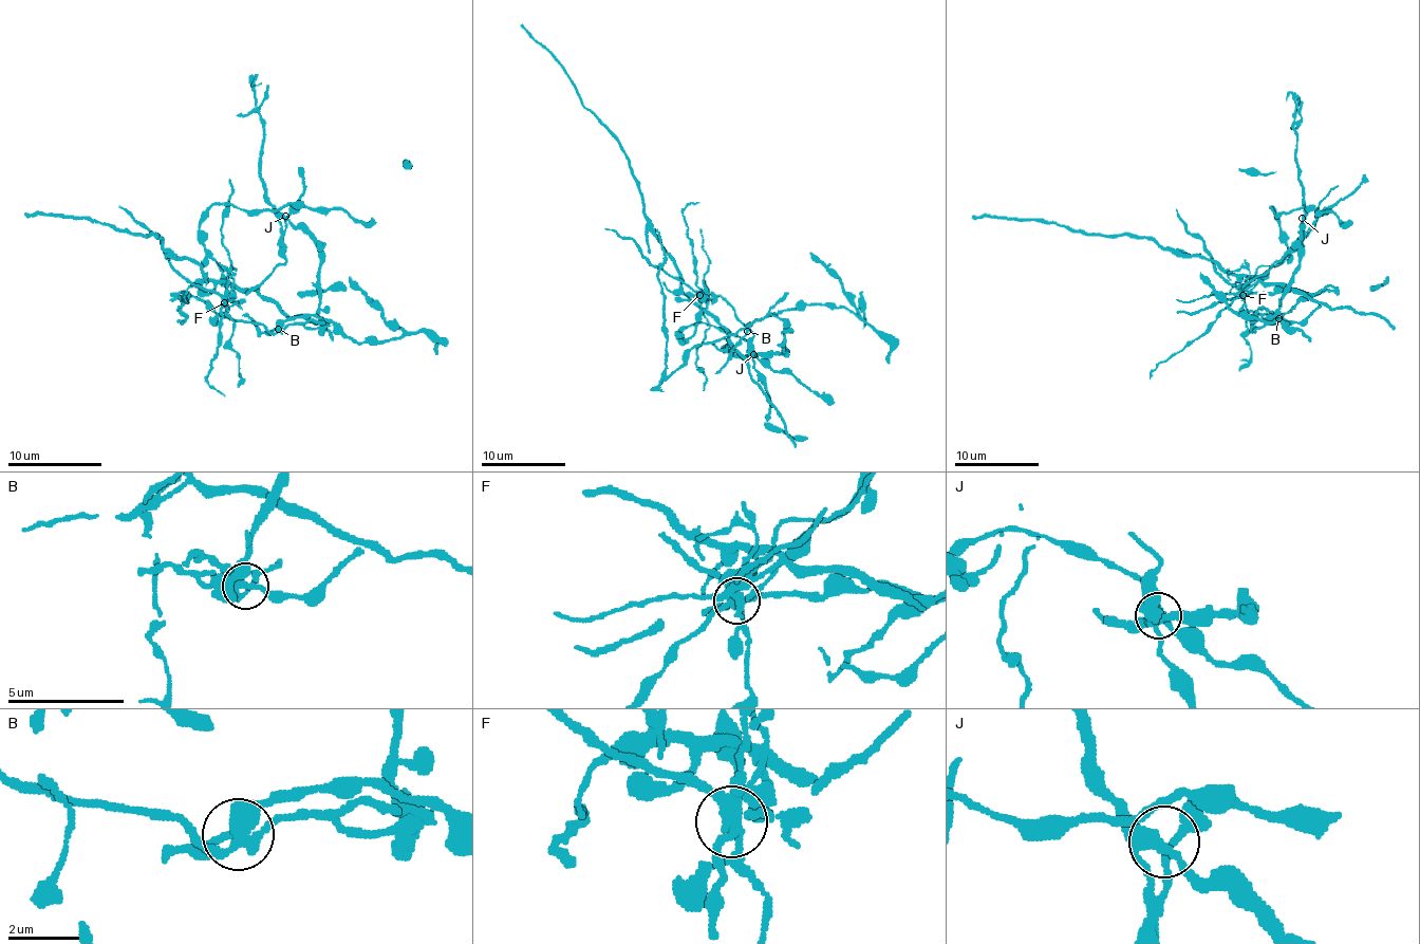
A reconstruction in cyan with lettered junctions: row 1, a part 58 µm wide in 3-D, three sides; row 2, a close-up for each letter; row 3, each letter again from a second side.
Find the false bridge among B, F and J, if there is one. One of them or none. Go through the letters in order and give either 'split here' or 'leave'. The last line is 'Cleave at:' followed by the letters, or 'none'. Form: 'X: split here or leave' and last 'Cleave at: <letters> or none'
B: leave
F: split here
J: leave
Cleave at: F

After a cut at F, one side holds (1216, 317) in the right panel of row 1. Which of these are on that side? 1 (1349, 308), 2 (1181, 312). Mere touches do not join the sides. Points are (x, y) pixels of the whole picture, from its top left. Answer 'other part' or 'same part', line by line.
1: same part
2: other part

